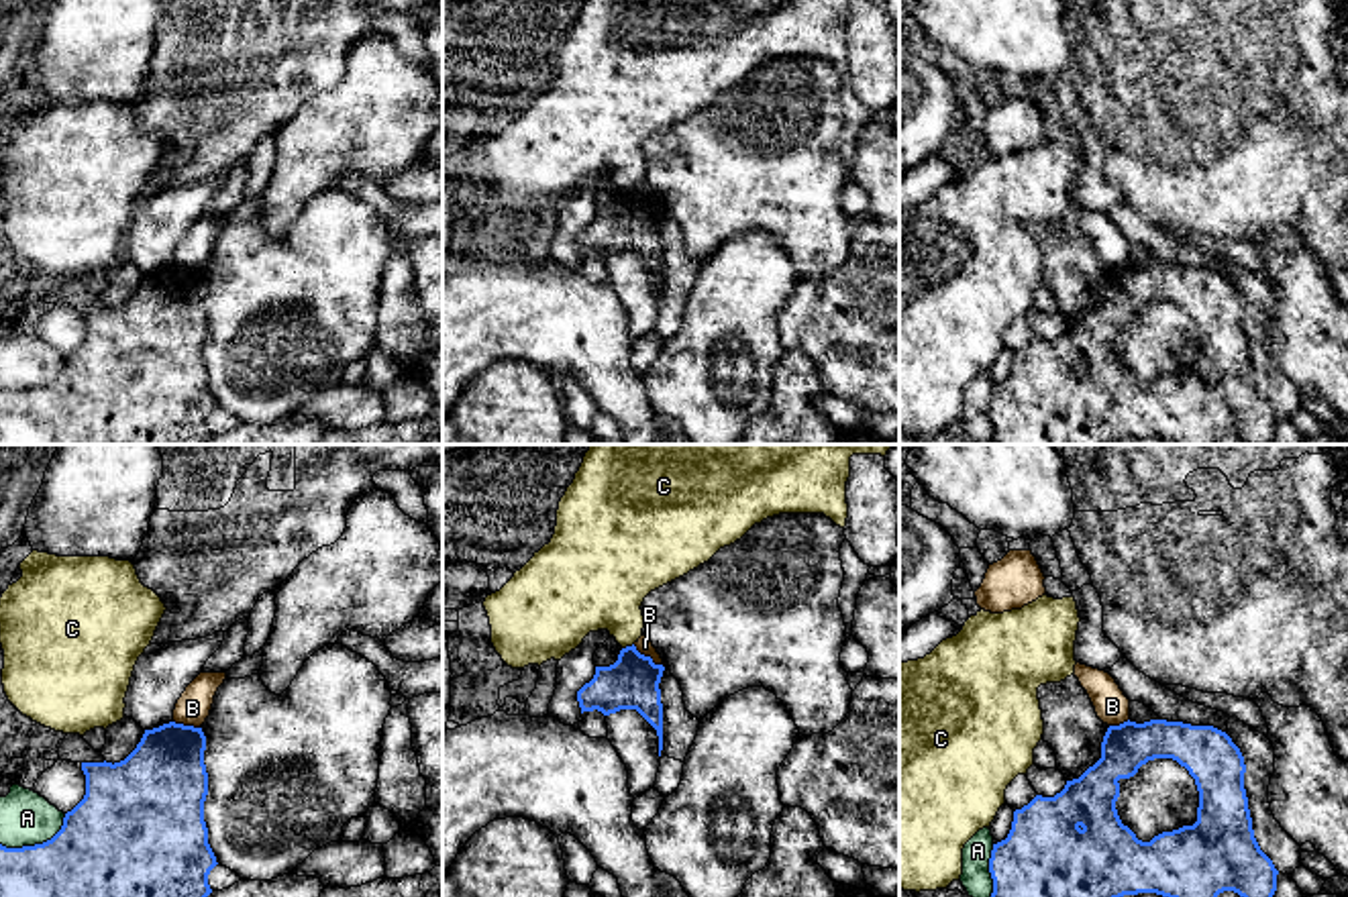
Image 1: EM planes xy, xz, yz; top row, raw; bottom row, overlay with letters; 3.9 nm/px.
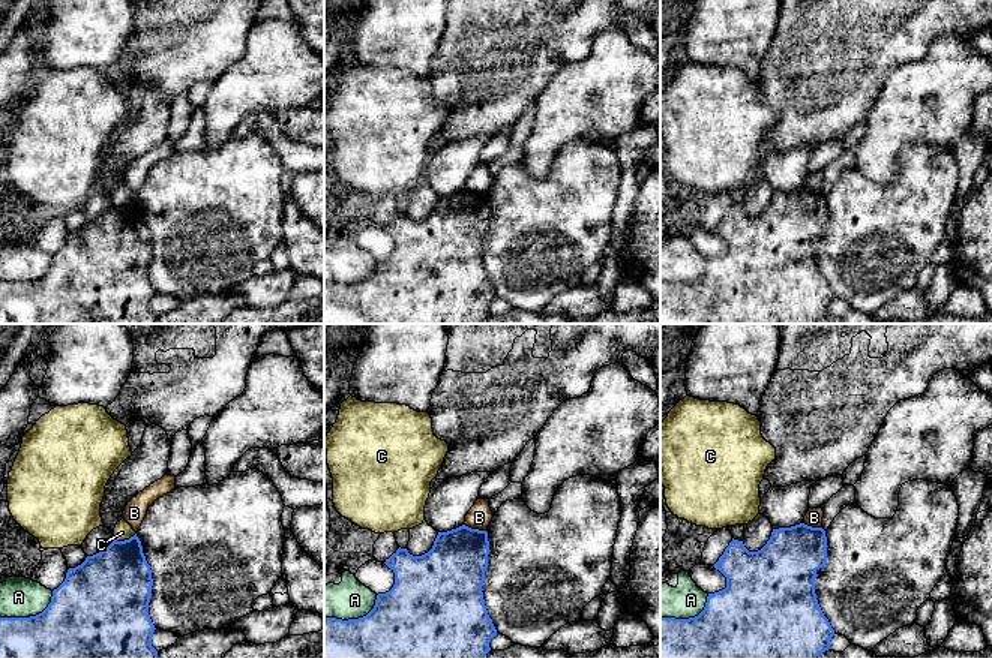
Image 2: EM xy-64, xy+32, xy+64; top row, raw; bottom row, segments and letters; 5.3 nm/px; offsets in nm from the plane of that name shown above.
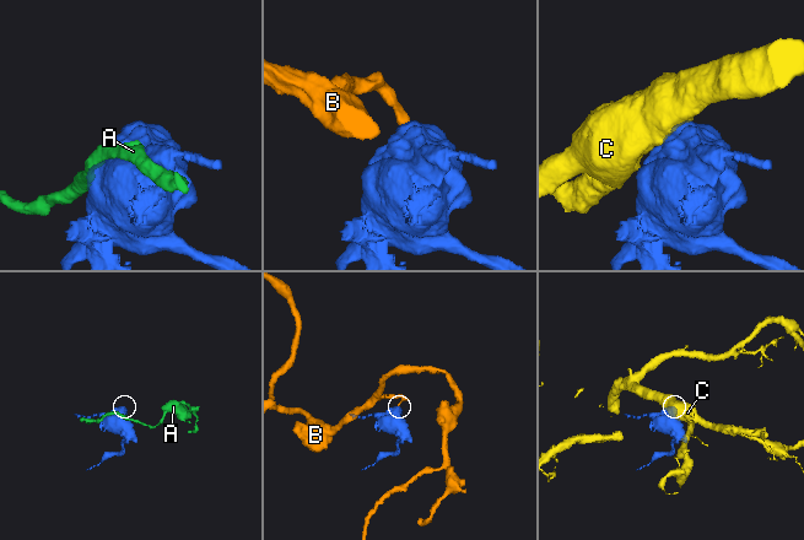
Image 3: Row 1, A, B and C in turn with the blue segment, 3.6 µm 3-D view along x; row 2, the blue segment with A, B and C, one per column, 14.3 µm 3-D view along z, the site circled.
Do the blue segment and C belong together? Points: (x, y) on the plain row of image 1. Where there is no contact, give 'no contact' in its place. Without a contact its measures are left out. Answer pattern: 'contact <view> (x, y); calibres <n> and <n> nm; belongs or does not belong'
contact xz (627, 190); calibres 200 and 320 nm; does not belong

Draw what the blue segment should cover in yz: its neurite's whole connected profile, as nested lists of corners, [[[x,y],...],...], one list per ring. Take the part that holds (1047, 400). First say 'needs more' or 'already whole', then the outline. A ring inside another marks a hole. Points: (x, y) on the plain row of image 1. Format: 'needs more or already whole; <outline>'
already whole; [[[1109,269],[1093,310],[1054,340],[1036,338],[1014,355],[1007,381],[991,393],[989,444],[1116,444],[1138,436],[1215,444],[1224,434],[1271,444],[1279,414],[1254,381],[1244,316],[1240,292],[1213,269]],[[1154,302],[1173,302],[1195,322],[1197,365],[1142,385],[1118,359],[1118,324]]]

